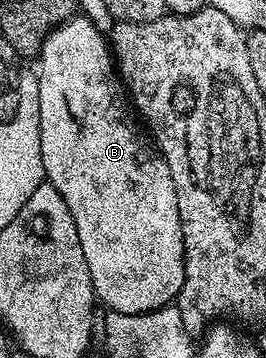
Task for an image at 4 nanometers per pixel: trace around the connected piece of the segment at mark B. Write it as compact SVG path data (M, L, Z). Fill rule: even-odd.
M75 17L61 23L46 35L42 49L37 56L36 74L40 89L40 157L45 178L57 189L60 197L68 205L72 213L72 221L76 221L76 233L80 233L80 245L84 249L84 261L88 261L88 273L92 277L95 296L107 303L110 311L119 311L129 315L143 315L148 311L155 311L161 307L169 307L175 302L184 285L184 241L180 229L180 213L176 205L176 185L172 181L172 173L168 169L165 159L148 142L145 134L138 135L136 128L130 124L131 112L128 110L127 100L124 98L123 88L120 86L120 76L112 58L112 48L107 36L98 32L98 27L90 19Z

